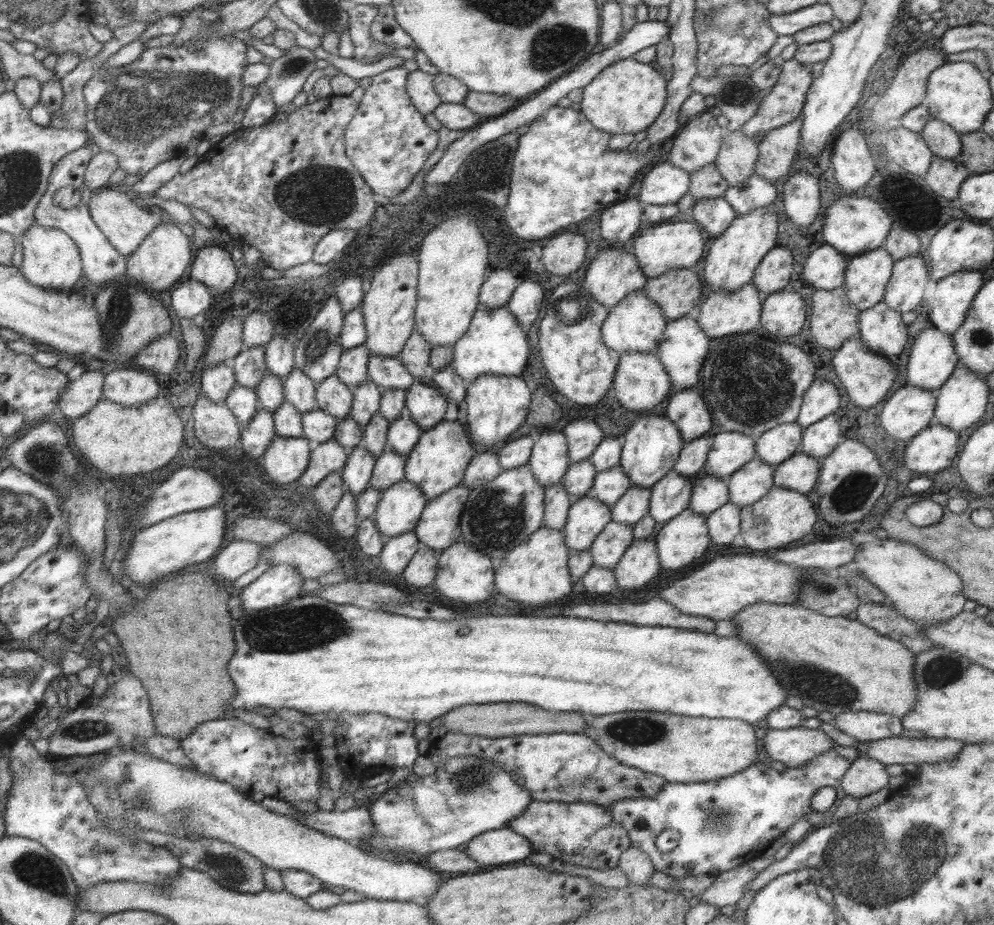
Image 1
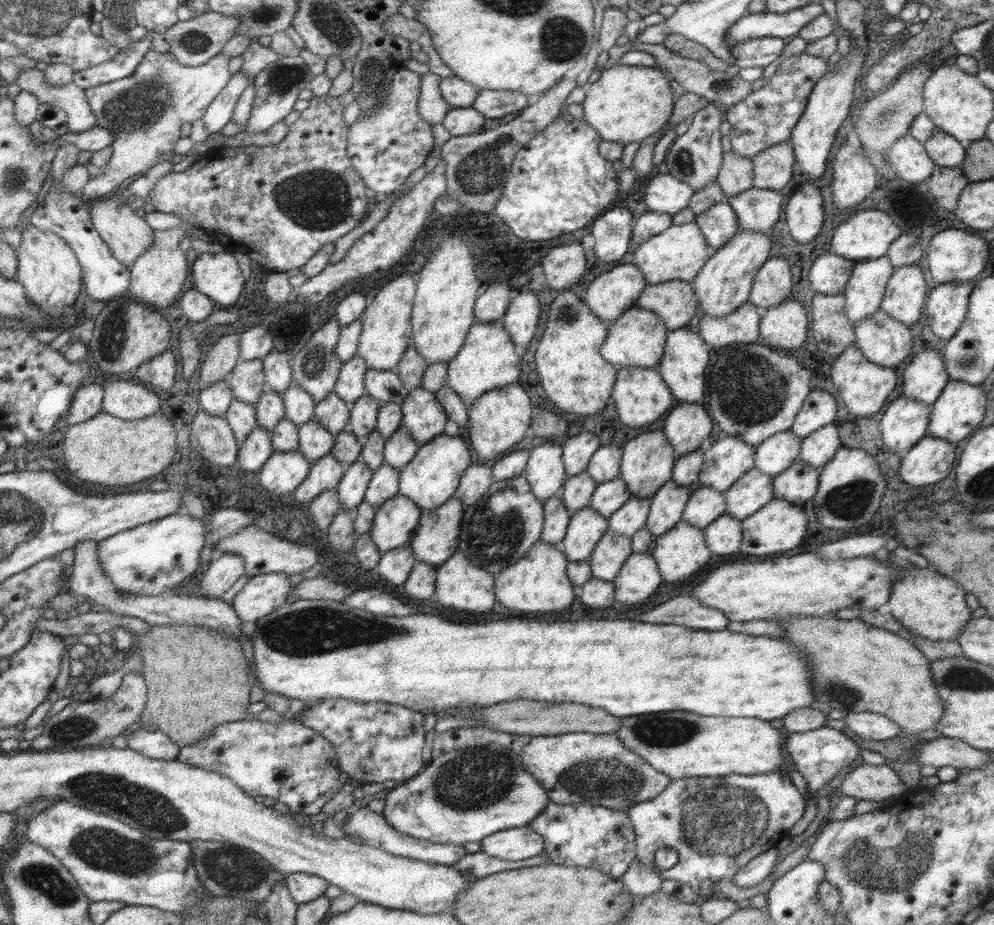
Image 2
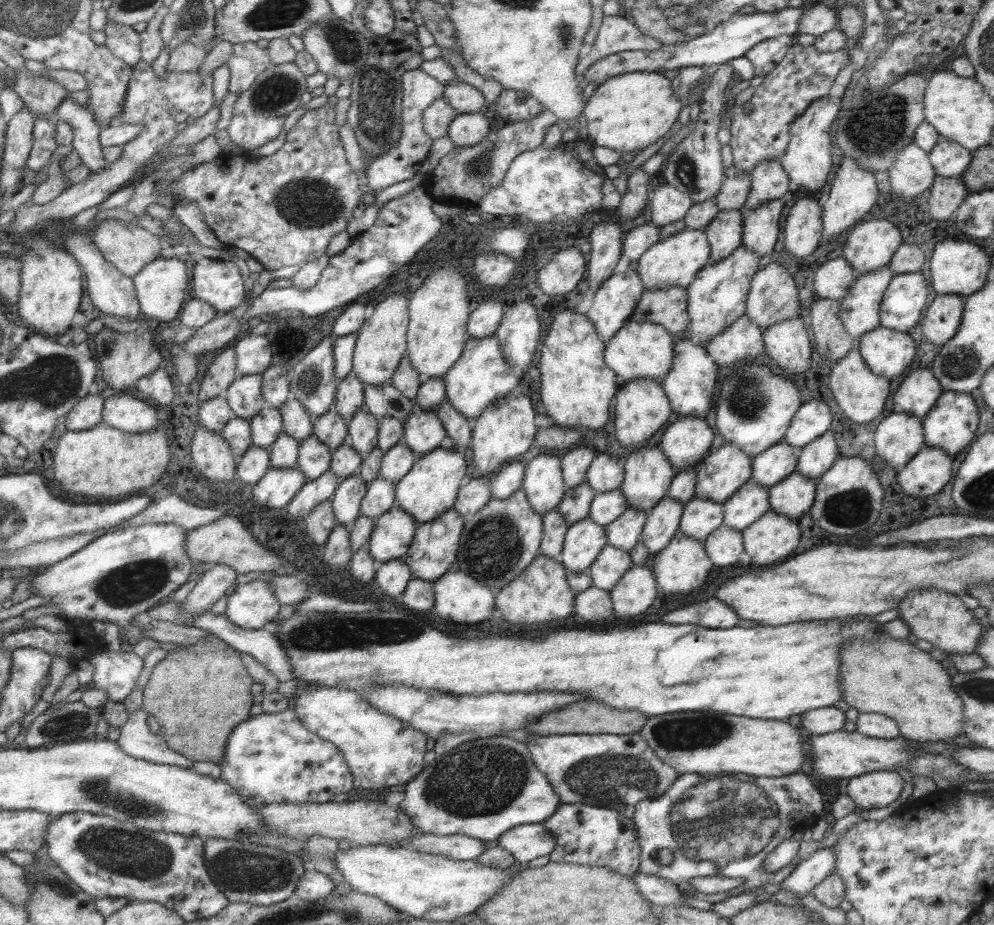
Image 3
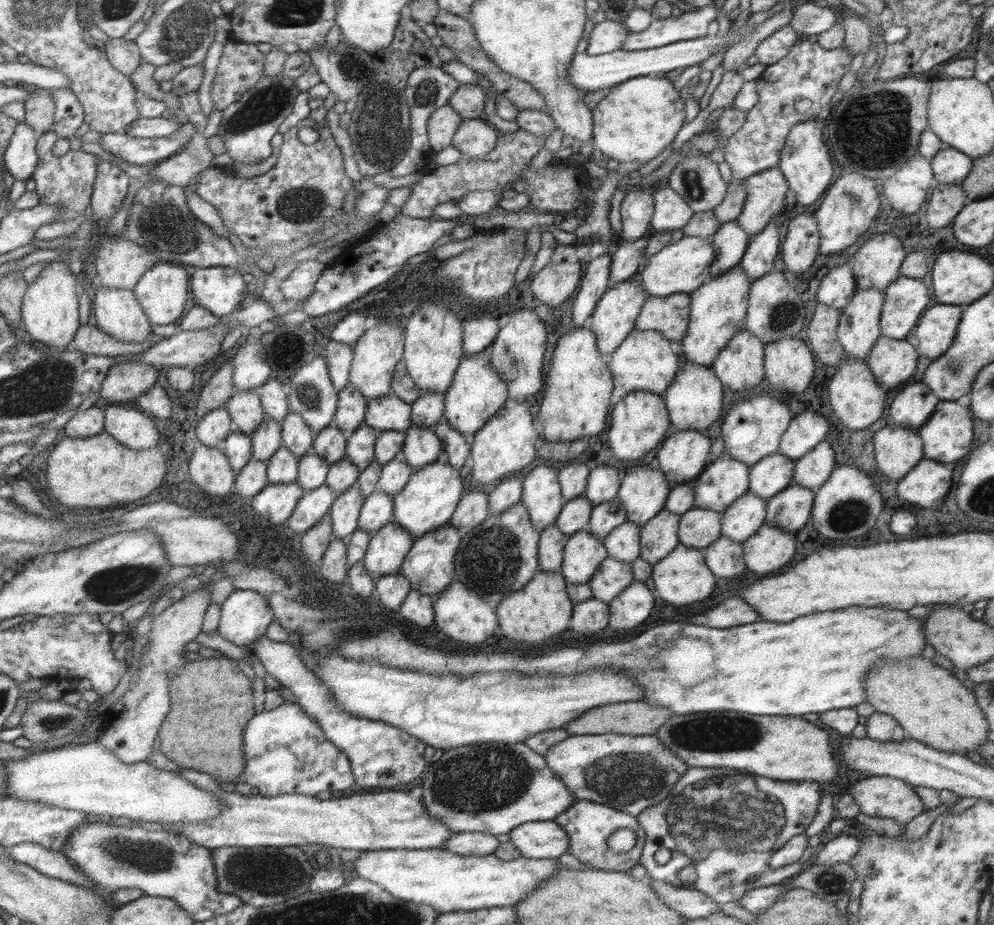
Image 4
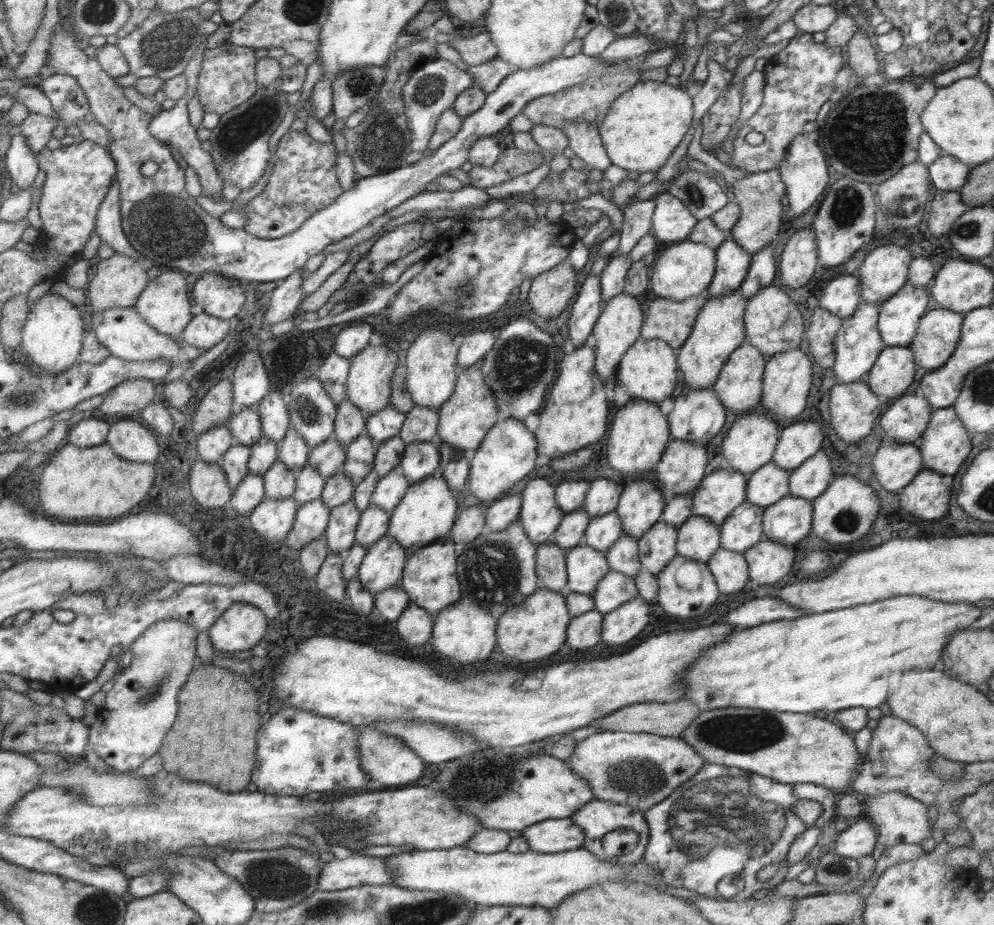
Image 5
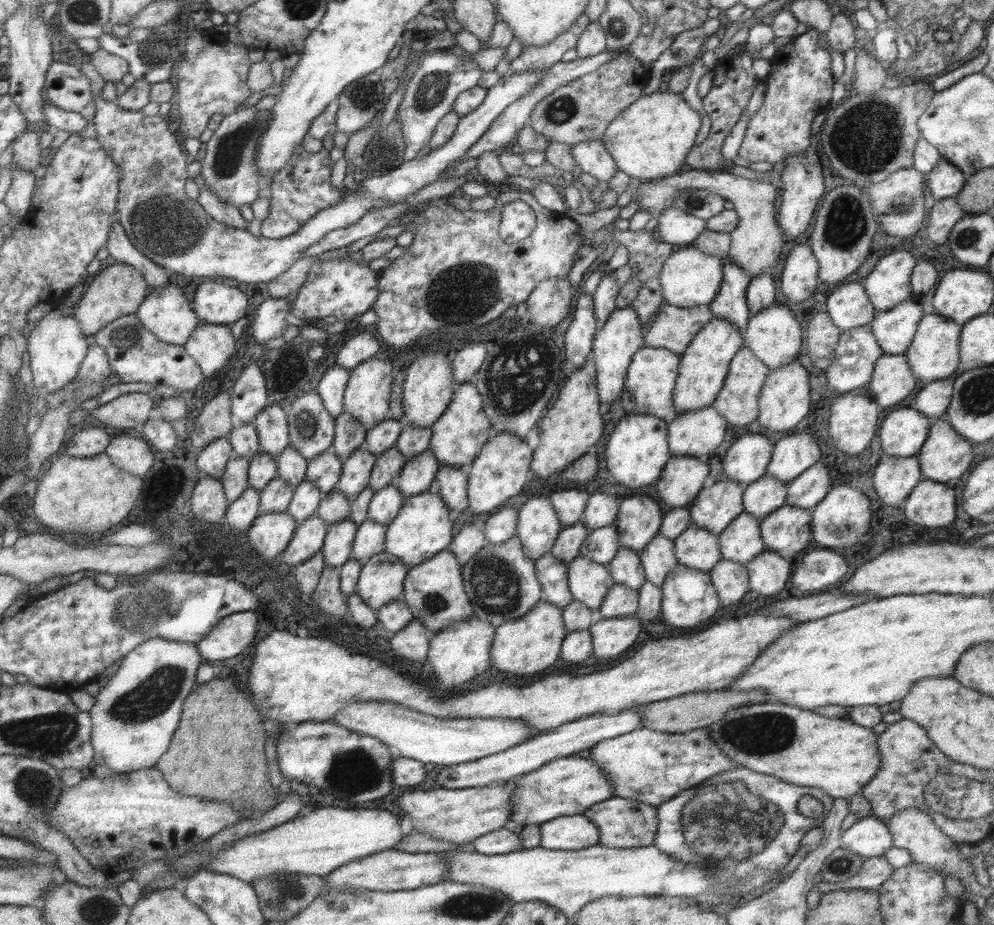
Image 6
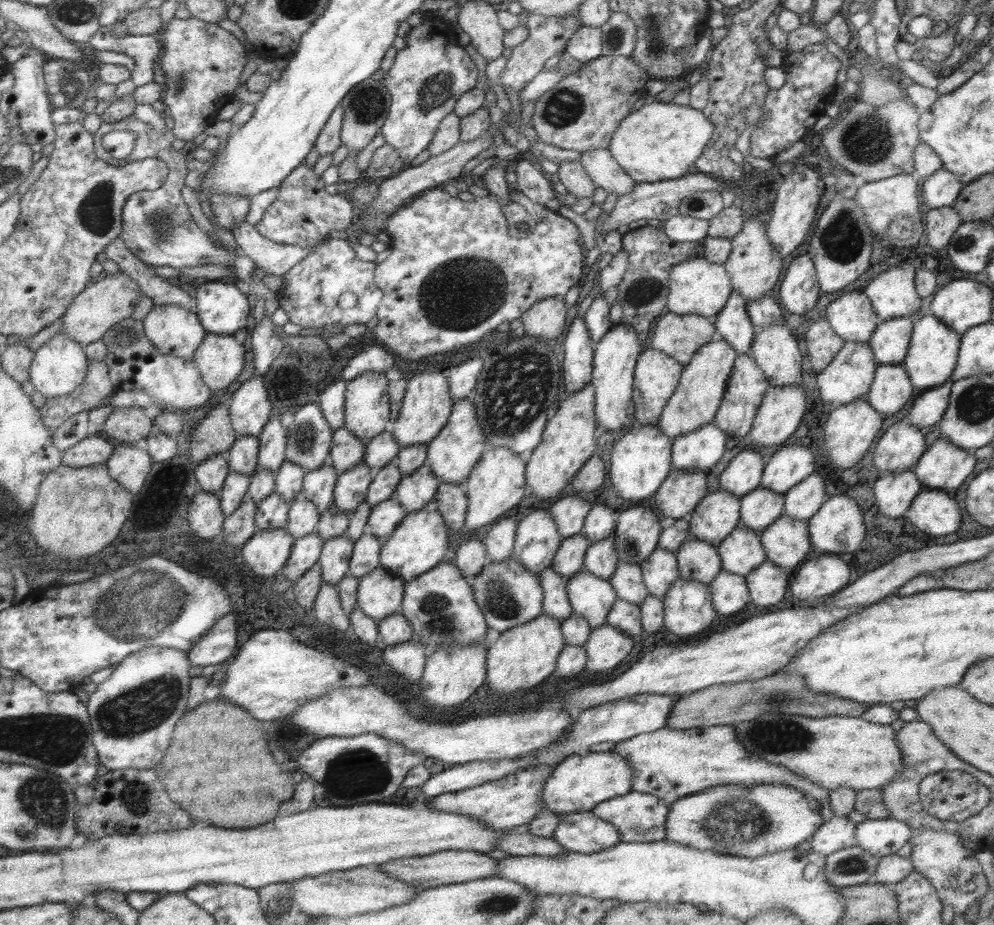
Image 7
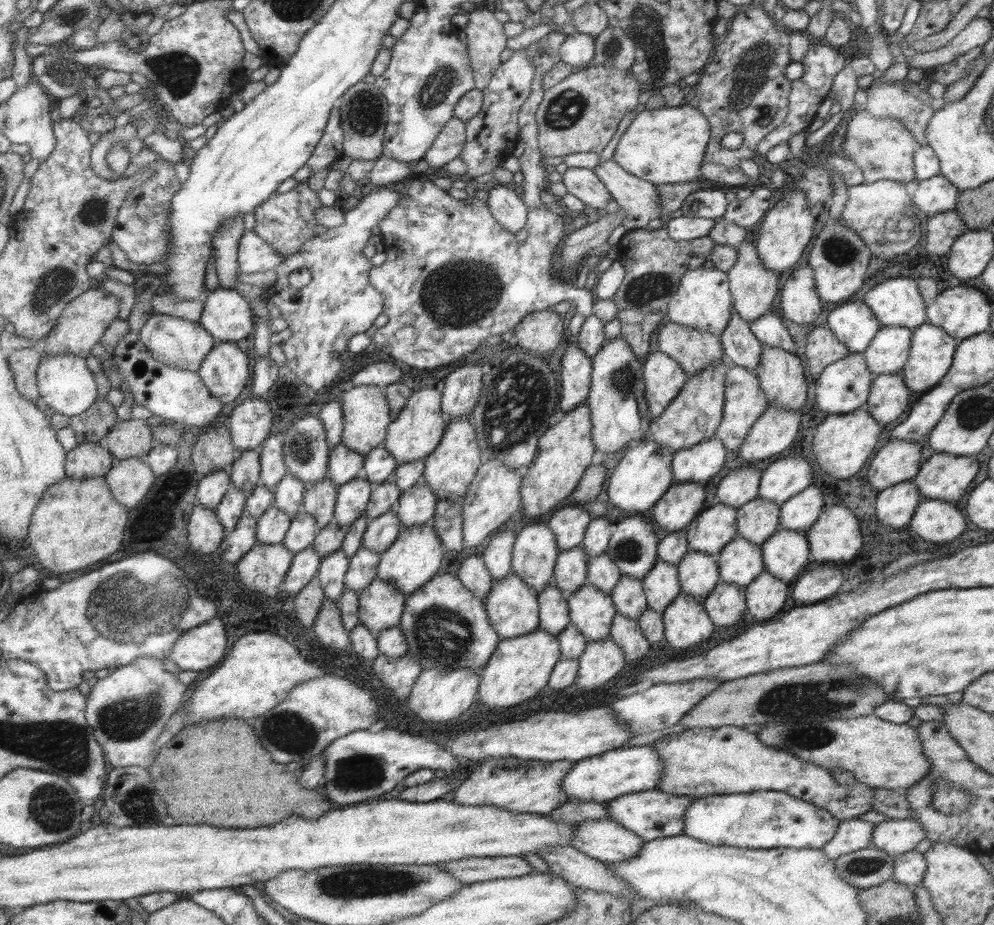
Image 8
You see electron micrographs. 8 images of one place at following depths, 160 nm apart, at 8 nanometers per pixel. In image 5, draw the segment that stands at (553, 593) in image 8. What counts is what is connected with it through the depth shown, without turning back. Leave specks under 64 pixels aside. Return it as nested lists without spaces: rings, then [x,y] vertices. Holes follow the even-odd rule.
[[[553,541],[544,542],[536,546],[535,572],[539,587],[559,591],[564,595],[566,586],[565,553]]]

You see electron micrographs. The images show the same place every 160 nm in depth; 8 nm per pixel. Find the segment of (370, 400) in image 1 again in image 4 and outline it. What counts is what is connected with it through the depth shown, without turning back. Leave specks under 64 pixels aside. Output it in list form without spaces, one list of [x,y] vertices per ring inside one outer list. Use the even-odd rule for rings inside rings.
[[[365,422],[358,427],[347,435],[345,455],[360,471],[374,459],[375,440],[380,432],[373,430]]]

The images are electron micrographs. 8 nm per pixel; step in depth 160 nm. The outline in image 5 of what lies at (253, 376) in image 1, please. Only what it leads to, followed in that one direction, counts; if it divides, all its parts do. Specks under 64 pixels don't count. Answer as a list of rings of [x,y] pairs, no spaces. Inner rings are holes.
[[[255,407],[234,409],[226,428],[238,444],[251,447],[261,438],[261,423]]]

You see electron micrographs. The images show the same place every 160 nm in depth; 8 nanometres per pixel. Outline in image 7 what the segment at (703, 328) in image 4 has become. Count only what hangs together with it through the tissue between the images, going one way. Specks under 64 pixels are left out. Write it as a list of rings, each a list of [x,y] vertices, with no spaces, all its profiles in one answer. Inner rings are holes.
[[[714,337],[695,349],[689,364],[682,366],[679,384],[673,390],[673,395],[667,400],[657,421],[656,427],[670,441],[685,432],[691,432],[702,424],[714,419],[719,404],[725,393],[727,380],[735,362],[736,350],[720,337]]]

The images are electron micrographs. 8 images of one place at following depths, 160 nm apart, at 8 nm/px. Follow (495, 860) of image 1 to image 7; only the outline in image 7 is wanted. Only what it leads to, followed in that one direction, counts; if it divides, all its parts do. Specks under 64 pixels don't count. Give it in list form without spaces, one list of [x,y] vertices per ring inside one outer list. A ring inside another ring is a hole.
[[[591,811],[564,814],[553,829],[554,842],[565,851],[593,854],[619,844],[617,829]]]

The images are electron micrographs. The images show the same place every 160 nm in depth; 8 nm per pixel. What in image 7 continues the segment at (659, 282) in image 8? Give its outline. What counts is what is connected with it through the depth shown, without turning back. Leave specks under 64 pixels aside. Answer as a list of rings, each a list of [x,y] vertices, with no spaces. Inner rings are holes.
[[[645,225],[630,229],[623,234],[621,239],[622,249],[628,254],[628,265],[622,279],[618,284],[616,302],[621,305],[621,324],[632,326],[640,342],[640,347],[645,350],[650,346],[649,326],[655,318],[665,312],[666,296],[668,295],[668,274],[670,268],[682,260],[699,255],[700,242],[673,242],[669,240],[660,226]]]

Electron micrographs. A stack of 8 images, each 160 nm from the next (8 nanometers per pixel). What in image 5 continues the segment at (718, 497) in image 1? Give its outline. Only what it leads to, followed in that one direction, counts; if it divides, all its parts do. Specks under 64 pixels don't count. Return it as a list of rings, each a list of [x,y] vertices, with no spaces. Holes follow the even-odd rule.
[[[689,516],[677,527],[676,551],[685,558],[706,563],[720,546],[720,527],[705,516]]]

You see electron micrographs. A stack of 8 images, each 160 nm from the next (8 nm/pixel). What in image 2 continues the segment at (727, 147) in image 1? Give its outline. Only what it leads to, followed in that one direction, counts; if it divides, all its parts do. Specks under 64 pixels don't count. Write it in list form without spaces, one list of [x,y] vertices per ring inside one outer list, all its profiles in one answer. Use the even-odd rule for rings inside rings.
[[[733,151],[722,153],[715,182],[721,187],[726,198],[752,186],[754,172],[751,161],[752,159],[736,155]]]

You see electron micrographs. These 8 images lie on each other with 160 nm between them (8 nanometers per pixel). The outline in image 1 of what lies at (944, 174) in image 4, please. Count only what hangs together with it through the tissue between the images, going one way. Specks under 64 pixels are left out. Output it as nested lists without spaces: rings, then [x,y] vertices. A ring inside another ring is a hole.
[[[930,118],[919,133],[935,156],[957,160],[962,152],[959,133],[940,120]]]

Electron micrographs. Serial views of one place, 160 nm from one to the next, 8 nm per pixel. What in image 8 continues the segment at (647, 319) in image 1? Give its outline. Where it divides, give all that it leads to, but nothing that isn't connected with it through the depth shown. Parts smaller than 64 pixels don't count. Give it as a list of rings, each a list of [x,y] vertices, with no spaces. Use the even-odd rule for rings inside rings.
[[[659,351],[646,356],[642,372],[645,383],[643,397],[647,401],[650,418],[654,419],[669,406],[689,377],[675,360]]]

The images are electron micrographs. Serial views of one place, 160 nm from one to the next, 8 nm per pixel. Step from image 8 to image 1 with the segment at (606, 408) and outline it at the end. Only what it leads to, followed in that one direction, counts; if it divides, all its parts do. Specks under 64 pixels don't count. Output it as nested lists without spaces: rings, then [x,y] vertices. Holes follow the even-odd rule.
[[[601,245],[598,254],[590,261],[585,270],[583,286],[597,302],[610,308],[629,292],[643,288],[646,279],[633,253],[625,251],[622,246]]]

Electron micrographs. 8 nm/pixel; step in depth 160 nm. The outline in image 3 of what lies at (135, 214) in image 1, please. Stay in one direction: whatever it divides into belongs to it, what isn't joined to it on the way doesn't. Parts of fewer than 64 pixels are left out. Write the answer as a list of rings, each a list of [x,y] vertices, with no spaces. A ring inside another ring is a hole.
[[[100,220],[92,233],[92,241],[105,260],[114,264],[119,272],[131,278],[139,272],[140,268],[143,268],[144,264],[158,257],[160,248],[163,246],[161,240],[154,234],[147,232],[140,226],[122,220]]]

